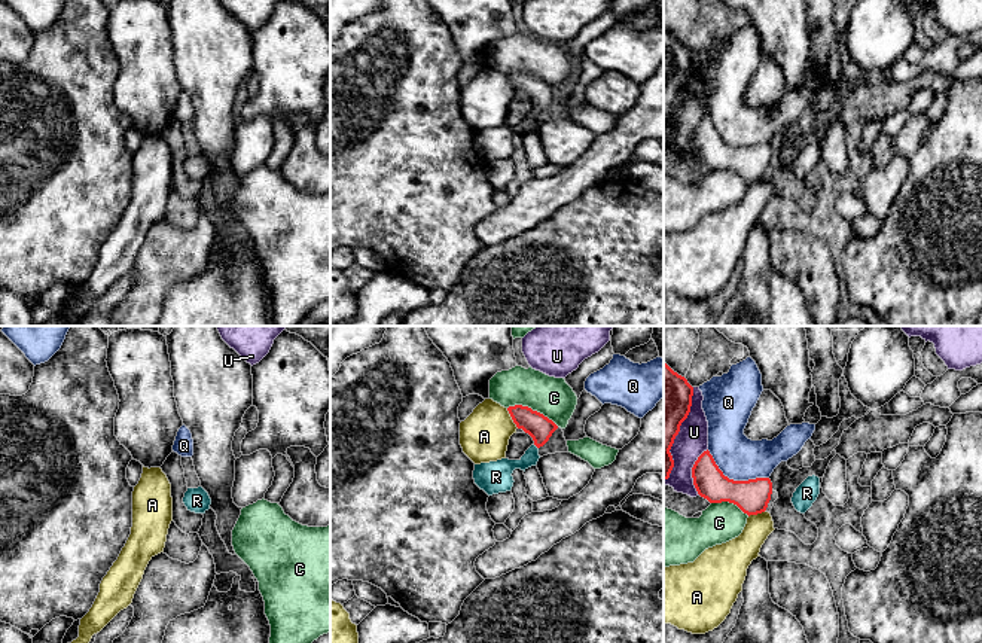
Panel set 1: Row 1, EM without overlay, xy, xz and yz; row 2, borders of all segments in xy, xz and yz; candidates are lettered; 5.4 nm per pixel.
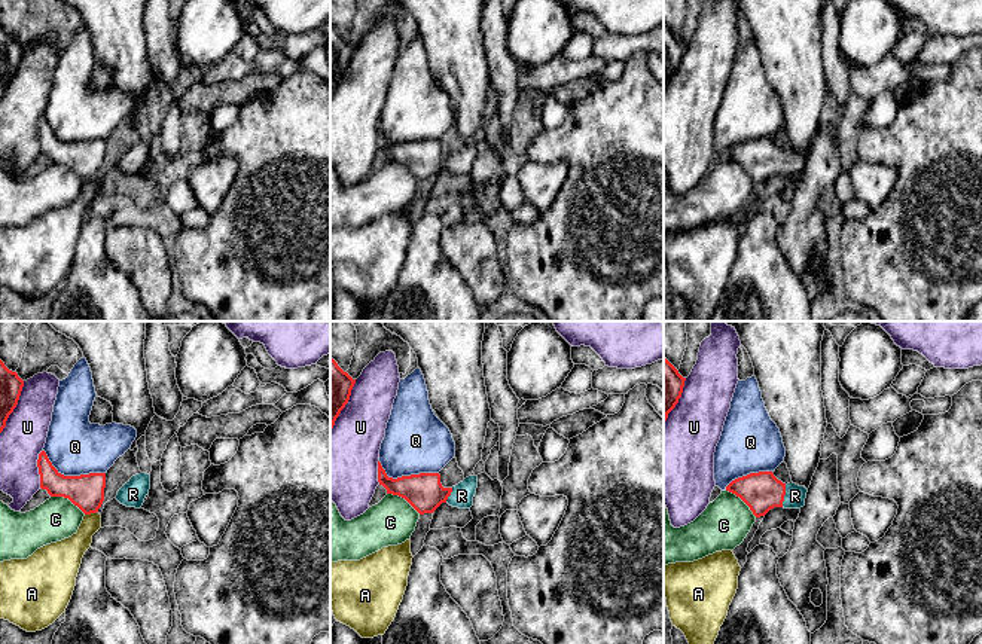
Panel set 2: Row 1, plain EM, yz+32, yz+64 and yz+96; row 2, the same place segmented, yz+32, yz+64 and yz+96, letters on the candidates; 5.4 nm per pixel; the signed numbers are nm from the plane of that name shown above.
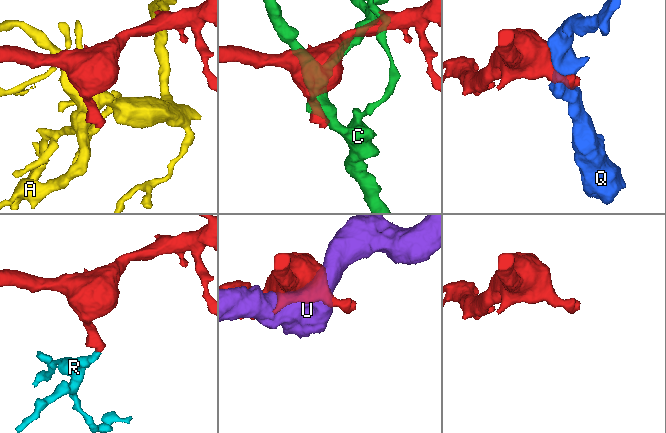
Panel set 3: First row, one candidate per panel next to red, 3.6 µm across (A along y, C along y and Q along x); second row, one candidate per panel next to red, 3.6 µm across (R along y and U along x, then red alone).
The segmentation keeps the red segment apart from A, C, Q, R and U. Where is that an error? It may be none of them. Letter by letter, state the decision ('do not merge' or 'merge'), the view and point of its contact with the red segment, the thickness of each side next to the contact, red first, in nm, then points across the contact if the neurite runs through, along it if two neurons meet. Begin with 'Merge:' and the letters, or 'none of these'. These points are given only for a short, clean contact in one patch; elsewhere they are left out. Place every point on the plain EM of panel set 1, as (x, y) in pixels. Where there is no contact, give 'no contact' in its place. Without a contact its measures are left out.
Merge: R
A: do not merge; contact xz (512, 85); calibres 140 and 280 nm
C: do not merge; contact xz (531, 76); calibres 140 and 220 nm; border xz (508, 73), (527, 72), (558, 93)
Q: do not merge; contact yz (732, 146); calibres 180 and 240 nm
R: merge; contact xz (536, 112); calibres 140 and 130 nm; way xz (536, 91), (536, 112), (521, 130), (499, 139)
U: do not merge; contact yz (692, 139); calibres 170 and 170 nm

